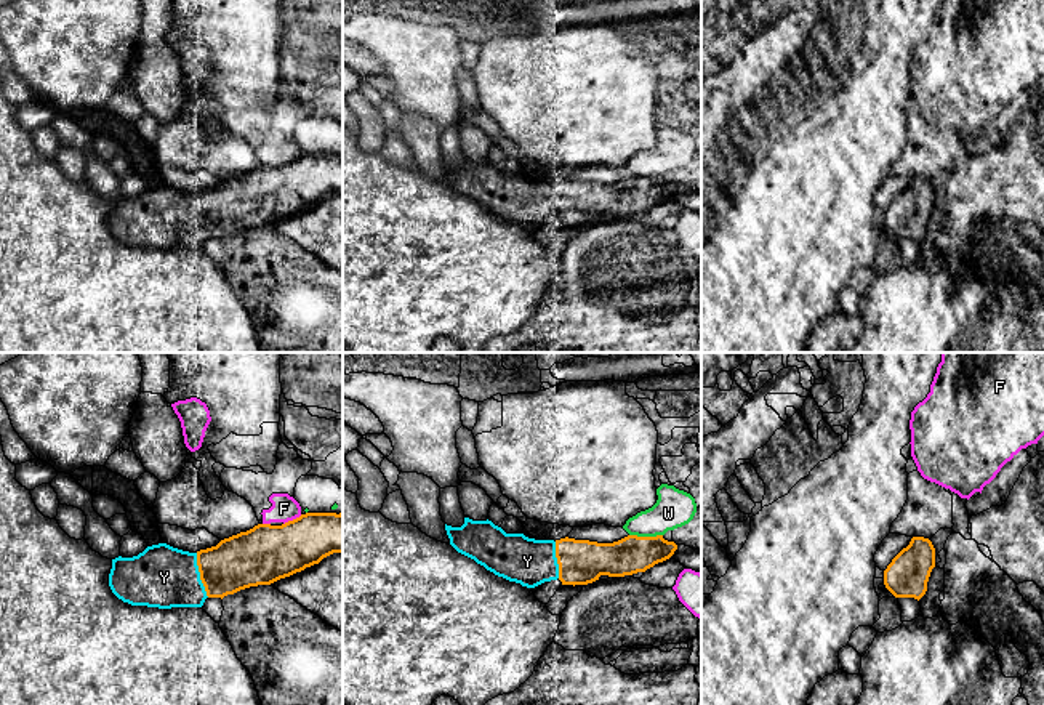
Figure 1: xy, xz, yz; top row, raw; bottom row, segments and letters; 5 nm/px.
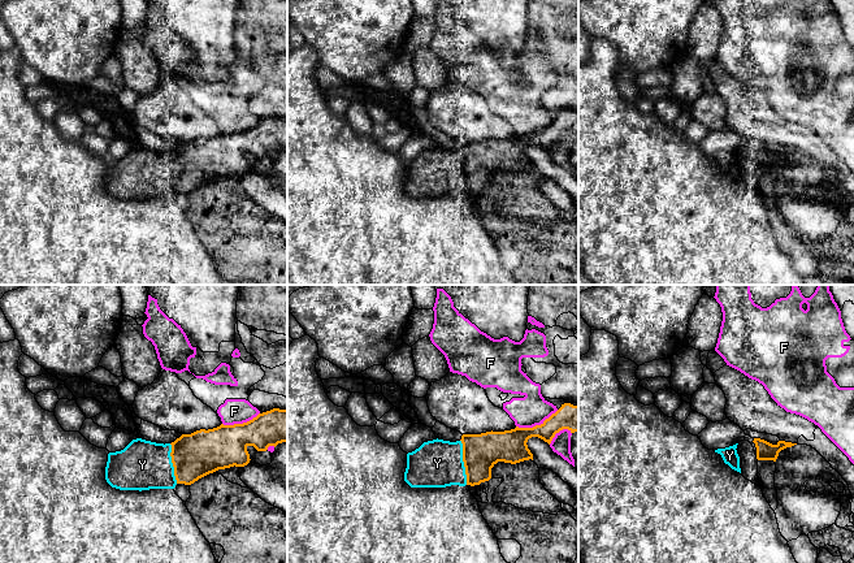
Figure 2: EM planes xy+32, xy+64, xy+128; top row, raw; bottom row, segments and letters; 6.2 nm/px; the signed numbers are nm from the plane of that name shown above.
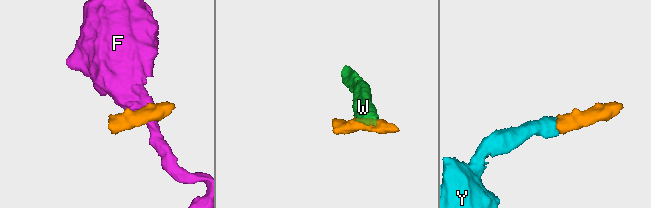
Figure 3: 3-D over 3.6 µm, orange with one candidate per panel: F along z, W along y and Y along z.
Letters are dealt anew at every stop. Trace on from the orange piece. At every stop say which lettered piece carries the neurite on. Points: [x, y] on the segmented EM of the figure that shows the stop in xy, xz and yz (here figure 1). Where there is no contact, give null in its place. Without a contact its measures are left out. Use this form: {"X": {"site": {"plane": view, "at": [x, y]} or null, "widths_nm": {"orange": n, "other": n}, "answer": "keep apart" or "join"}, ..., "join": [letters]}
{"F": {"site": {"plane": "xy", "at": [293, 519]}, "widths_nm": {"orange": 300, "other": 130}, "answer": "keep apart"}, "W": {"site": {"plane": "xz", "at": [646, 537]}, "widths_nm": {"orange": 190, "other": 190}, "answer": "keep apart"}, "Y": {"site": {"plane": "xy", "at": [200, 576]}, "widths_nm": {"orange": 280, "other": 320}, "answer": "join"}, "join": ["Y"]}

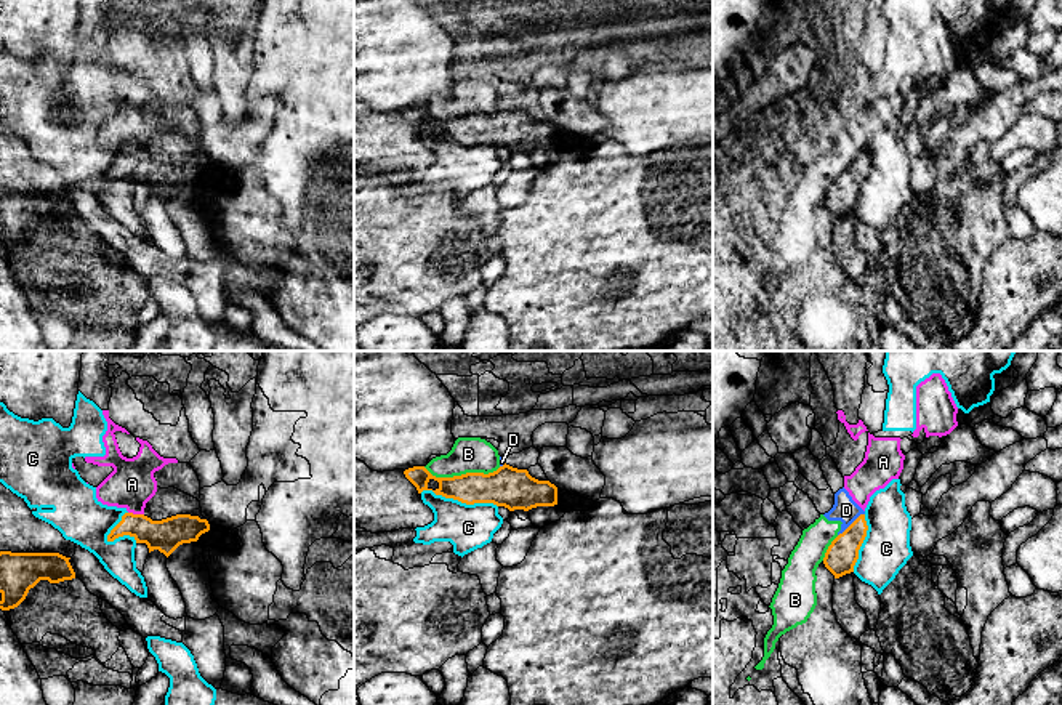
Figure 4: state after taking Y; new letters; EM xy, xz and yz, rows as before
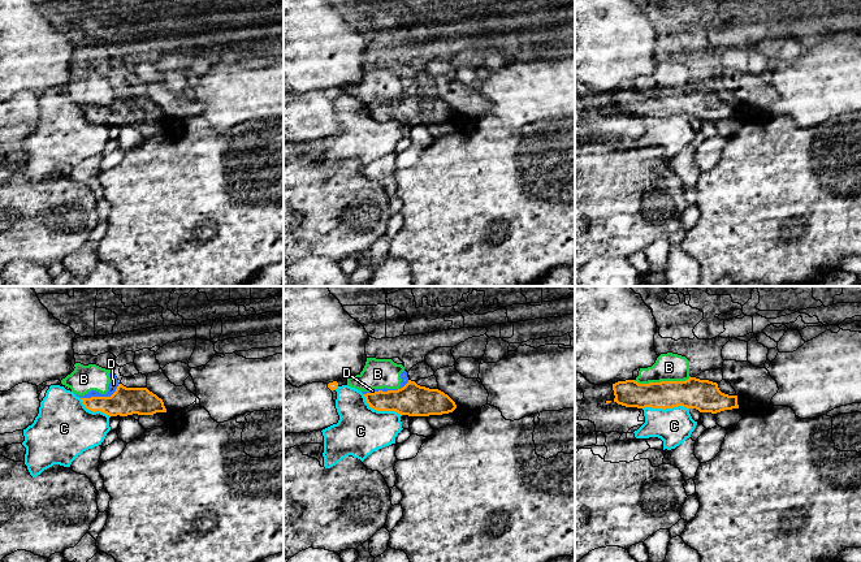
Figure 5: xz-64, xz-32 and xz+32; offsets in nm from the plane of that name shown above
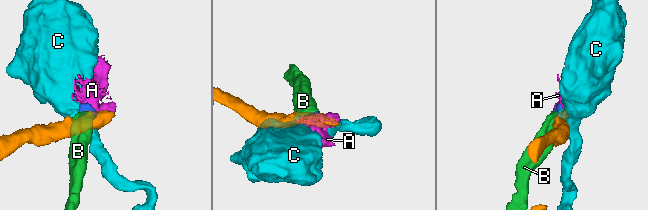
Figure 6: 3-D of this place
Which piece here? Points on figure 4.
{"A": {"site": {"plane": "xy", "at": [136, 515]}, "widths_nm": {"orange": 160, "other": 240}, "answer": "keep apart"}, "B": {"site": {"plane": "xz", "at": [462, 475]}, "widths_nm": {"orange": 200, "other": 180}, "answer": "keep apart"}, "C": {"site": {"plane": "xz", "at": [458, 500]}, "widths_nm": {"orange": 190, "other": 220}, "answer": "keep apart"}, "D": {"site": {"plane": "yz", "at": [852, 523]}, "widths_nm": {"orange": 160, "other": 120}, "answer": "keep apart"}, "join": []}

